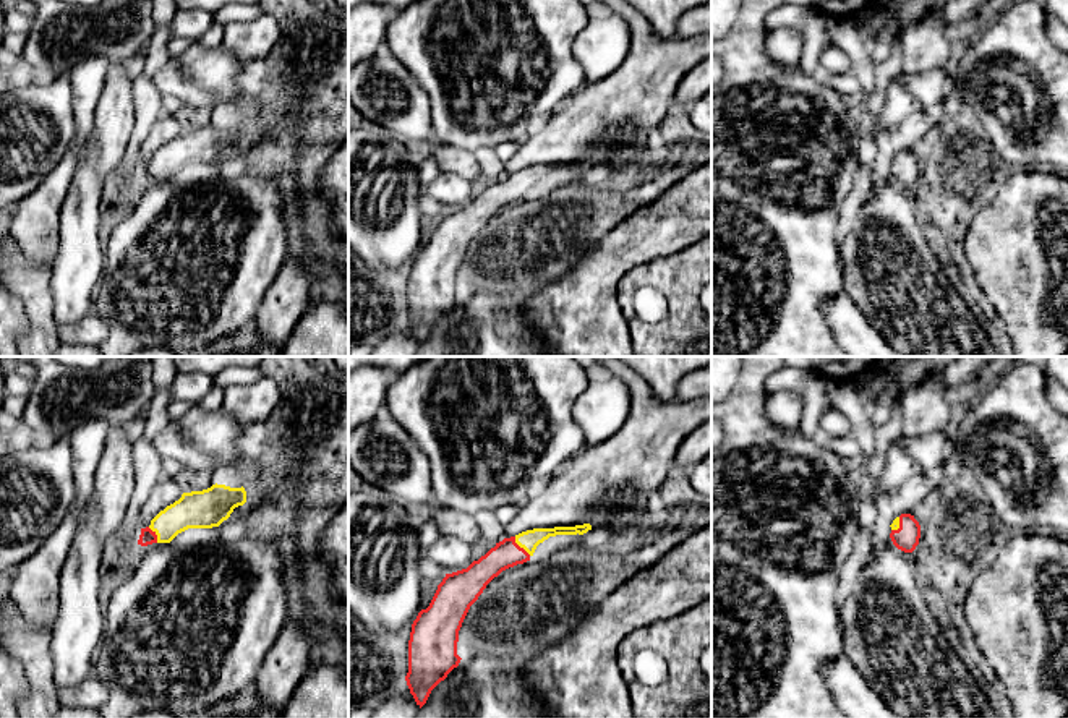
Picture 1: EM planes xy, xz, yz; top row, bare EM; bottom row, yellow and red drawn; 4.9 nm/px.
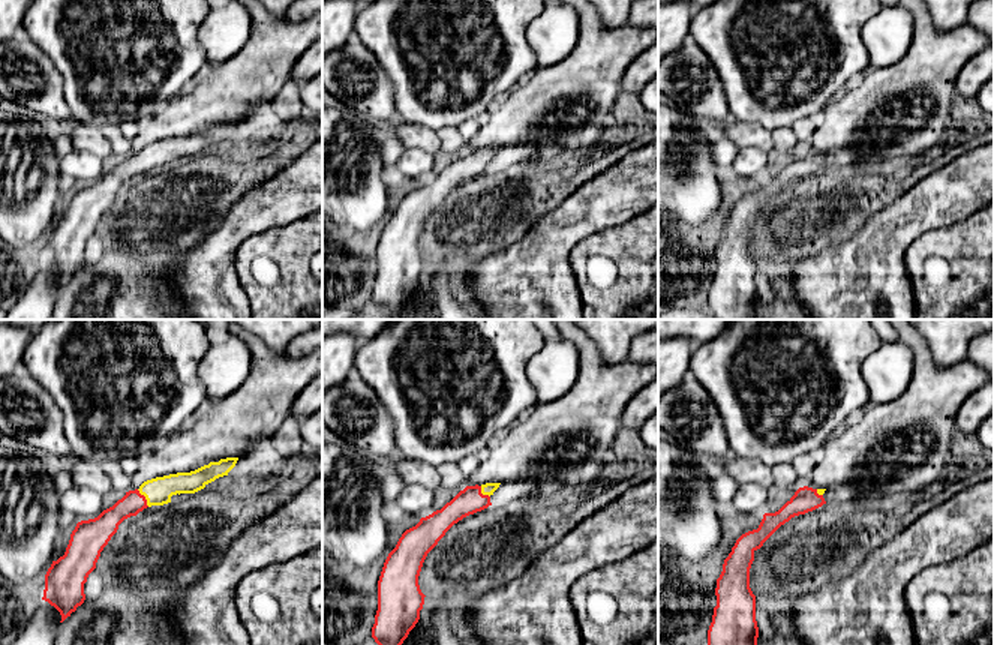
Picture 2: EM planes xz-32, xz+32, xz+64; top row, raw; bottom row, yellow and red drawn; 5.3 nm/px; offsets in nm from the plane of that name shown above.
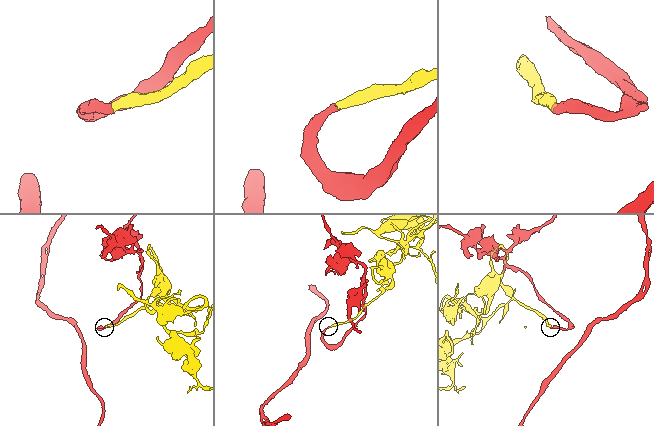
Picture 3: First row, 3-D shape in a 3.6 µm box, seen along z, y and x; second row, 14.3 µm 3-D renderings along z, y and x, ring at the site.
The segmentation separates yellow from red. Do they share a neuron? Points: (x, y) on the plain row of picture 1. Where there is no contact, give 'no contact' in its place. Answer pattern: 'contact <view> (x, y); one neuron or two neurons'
contact xz (521, 183); one neuron

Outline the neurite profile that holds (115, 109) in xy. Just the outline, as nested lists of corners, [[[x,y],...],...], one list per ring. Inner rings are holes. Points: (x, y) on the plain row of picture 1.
[[[125,62],[109,66],[96,107],[96,156],[102,183],[122,162],[135,126],[135,100]]]

